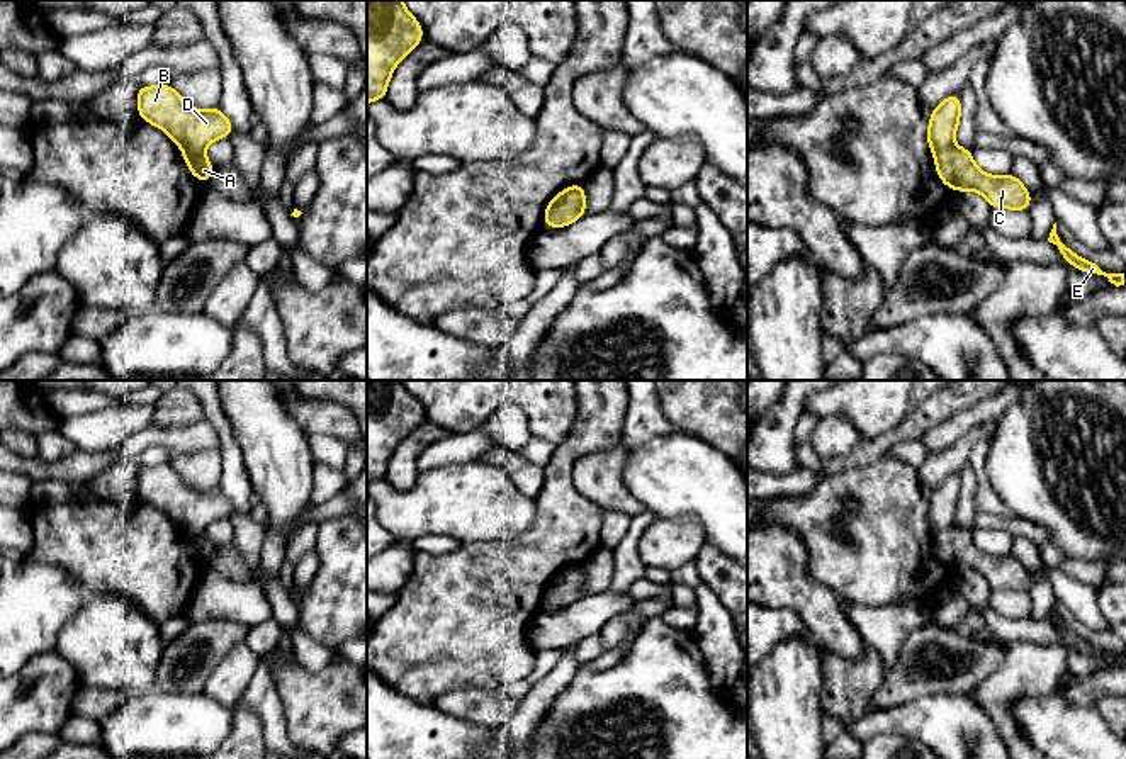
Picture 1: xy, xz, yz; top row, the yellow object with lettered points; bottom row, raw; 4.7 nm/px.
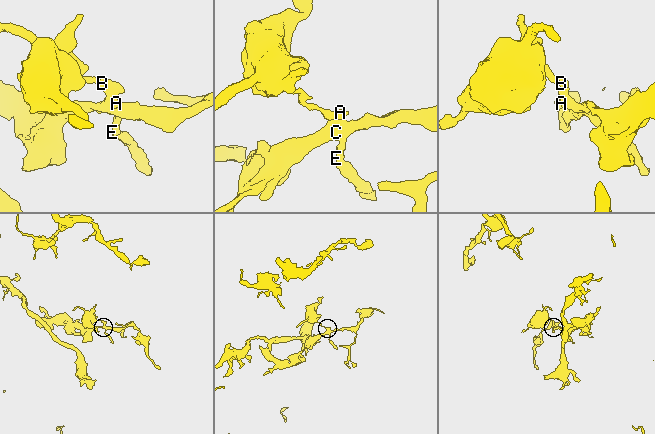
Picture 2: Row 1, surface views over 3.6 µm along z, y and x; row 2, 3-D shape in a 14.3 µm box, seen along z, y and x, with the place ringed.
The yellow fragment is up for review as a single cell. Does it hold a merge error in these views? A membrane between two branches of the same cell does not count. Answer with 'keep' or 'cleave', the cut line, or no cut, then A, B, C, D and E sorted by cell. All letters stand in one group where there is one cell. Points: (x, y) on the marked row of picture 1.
cleave | xy (184, 151), (202, 153) | A C E / B D

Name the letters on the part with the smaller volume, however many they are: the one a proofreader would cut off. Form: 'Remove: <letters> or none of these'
Remove: B, D

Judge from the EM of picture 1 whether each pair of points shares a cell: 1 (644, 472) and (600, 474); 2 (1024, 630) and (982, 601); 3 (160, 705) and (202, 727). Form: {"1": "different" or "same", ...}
{"1": "different", "2": "same", "3": "same"}

